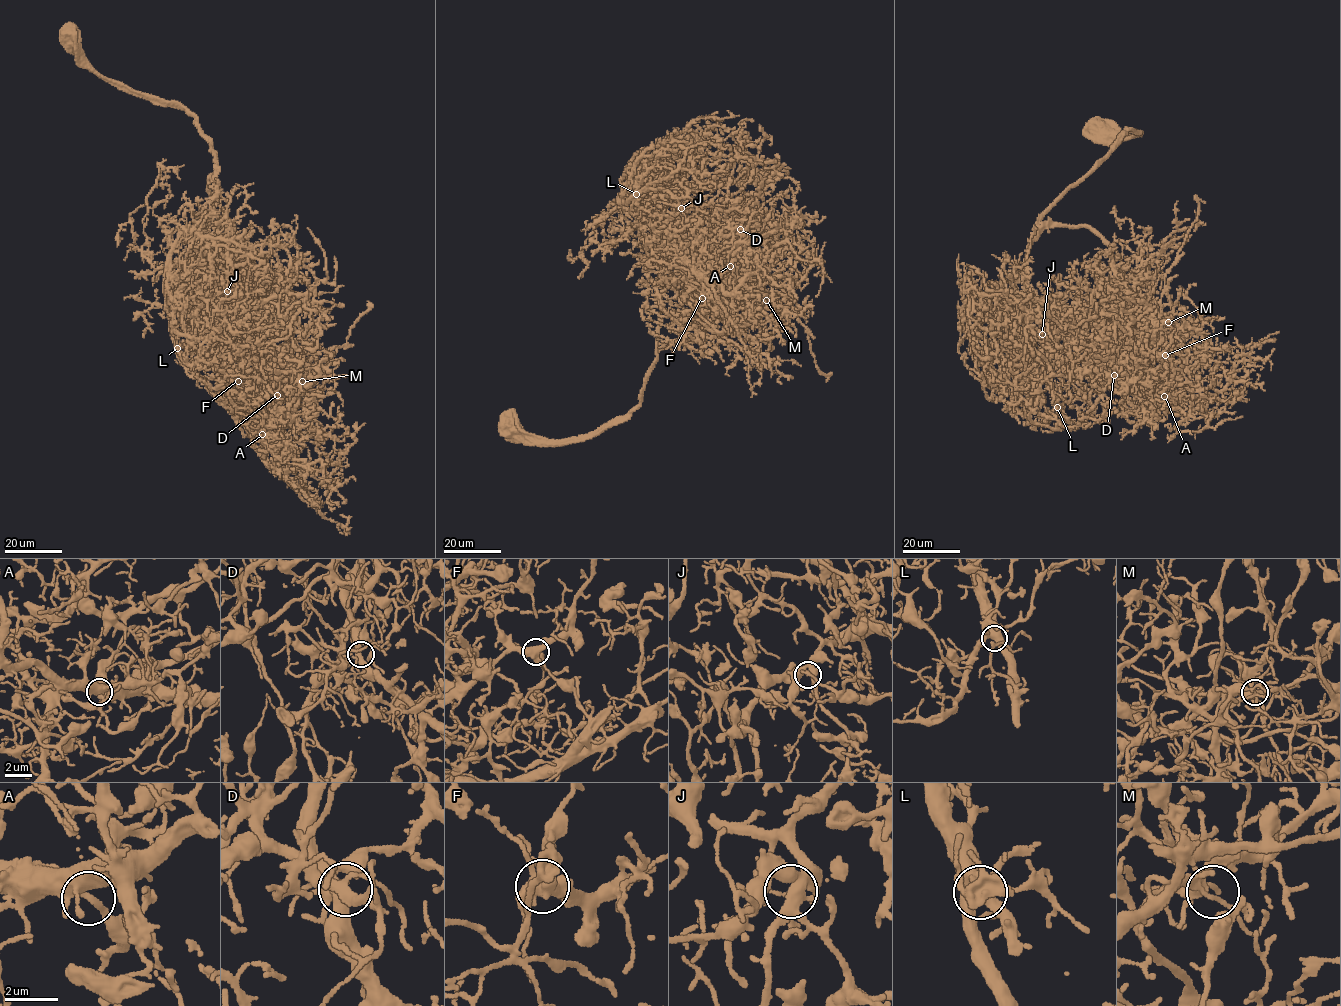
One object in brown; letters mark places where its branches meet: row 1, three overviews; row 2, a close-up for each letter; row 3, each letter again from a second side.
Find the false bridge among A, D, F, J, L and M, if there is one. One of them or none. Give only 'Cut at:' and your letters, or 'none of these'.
Cut at: F

